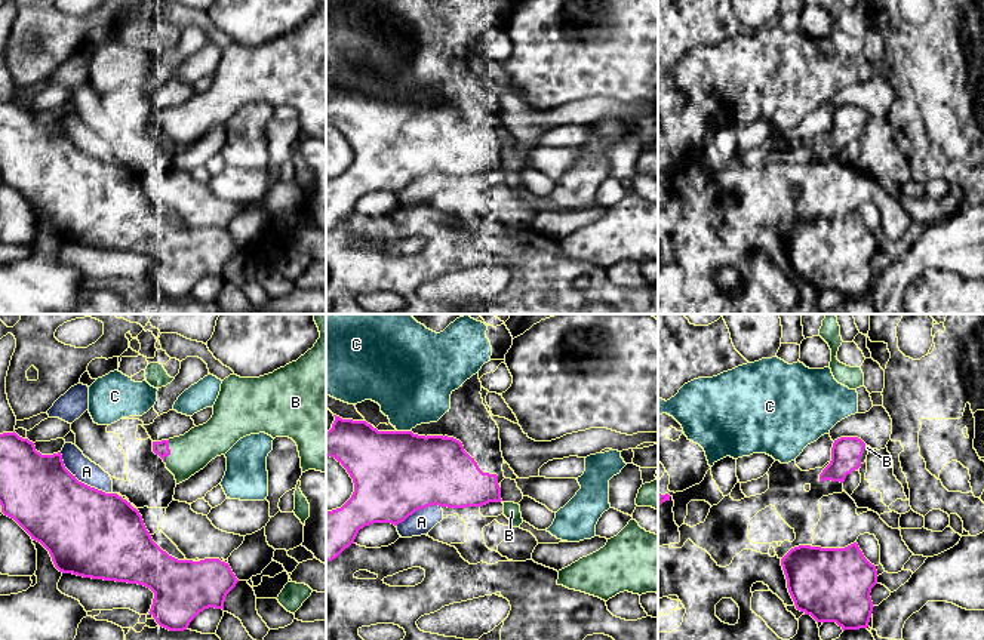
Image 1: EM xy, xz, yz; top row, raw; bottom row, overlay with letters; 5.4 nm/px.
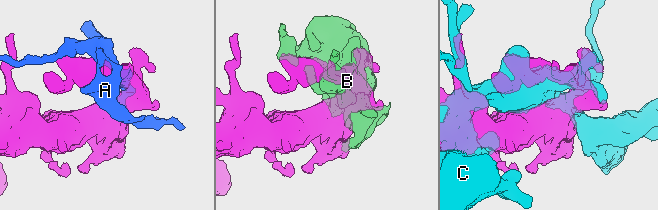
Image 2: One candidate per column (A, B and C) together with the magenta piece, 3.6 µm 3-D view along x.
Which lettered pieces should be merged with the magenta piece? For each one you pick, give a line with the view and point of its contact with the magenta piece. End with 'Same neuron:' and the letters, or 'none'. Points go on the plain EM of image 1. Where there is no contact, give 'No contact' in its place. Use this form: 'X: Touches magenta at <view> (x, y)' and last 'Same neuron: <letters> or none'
B: Touches magenta at xy (169, 119)
Same neuron: B

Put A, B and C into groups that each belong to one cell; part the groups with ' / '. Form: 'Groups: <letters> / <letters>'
Groups: A / B / C

